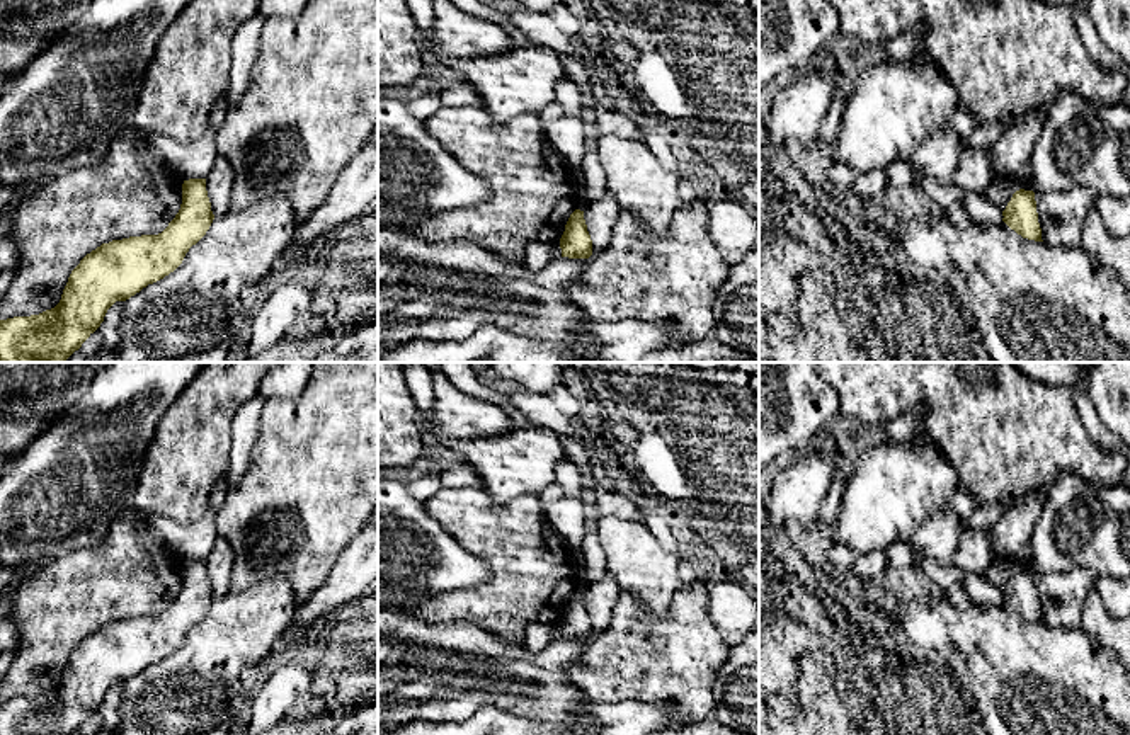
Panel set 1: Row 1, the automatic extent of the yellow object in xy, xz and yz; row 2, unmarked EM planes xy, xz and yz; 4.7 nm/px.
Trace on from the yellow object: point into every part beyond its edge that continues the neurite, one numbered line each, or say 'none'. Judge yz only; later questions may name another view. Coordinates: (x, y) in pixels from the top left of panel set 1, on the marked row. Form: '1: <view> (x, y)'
none

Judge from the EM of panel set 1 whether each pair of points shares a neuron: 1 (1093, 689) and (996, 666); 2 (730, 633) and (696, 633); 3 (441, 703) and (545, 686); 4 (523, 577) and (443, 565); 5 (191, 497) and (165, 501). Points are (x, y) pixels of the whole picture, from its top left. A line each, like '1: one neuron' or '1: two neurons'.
1: one neuron
2: two neurons
3: one neuron
4: two neurons
5: one neuron

